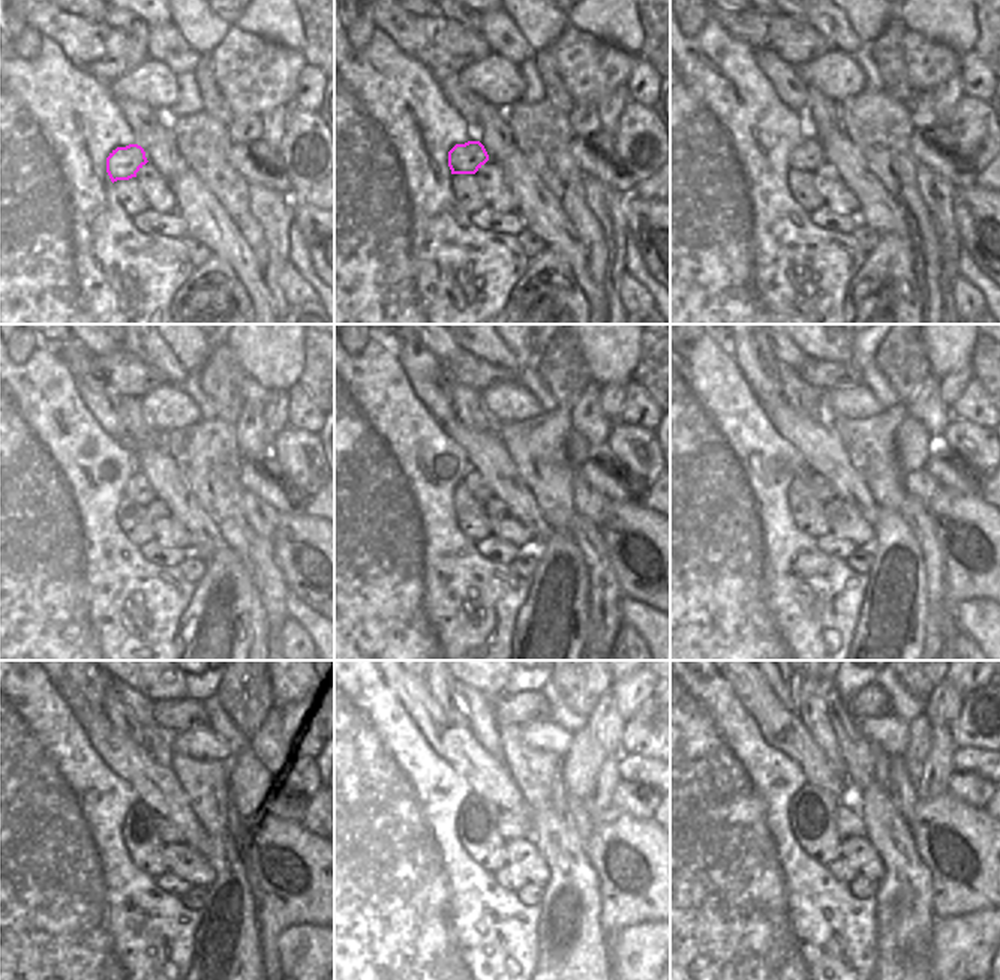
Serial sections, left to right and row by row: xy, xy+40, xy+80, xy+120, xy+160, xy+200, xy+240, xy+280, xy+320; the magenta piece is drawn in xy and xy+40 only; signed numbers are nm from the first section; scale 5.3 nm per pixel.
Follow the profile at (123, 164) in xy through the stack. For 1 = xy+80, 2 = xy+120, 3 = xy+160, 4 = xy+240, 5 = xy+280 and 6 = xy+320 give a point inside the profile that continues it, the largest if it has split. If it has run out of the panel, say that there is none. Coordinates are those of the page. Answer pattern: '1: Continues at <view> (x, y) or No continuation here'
1: Continues at xy+80 (808, 155)
2: Continues at xy+120 (138, 490)
3: Continues at xy+160 (476, 483)
4: Continues at xy+240 (167, 832)
5: Continues at xy+280 (511, 824)
6: Continues at xy+320 (850, 824)

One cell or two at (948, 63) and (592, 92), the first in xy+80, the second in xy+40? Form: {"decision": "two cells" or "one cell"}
{"decision": "one cell"}

